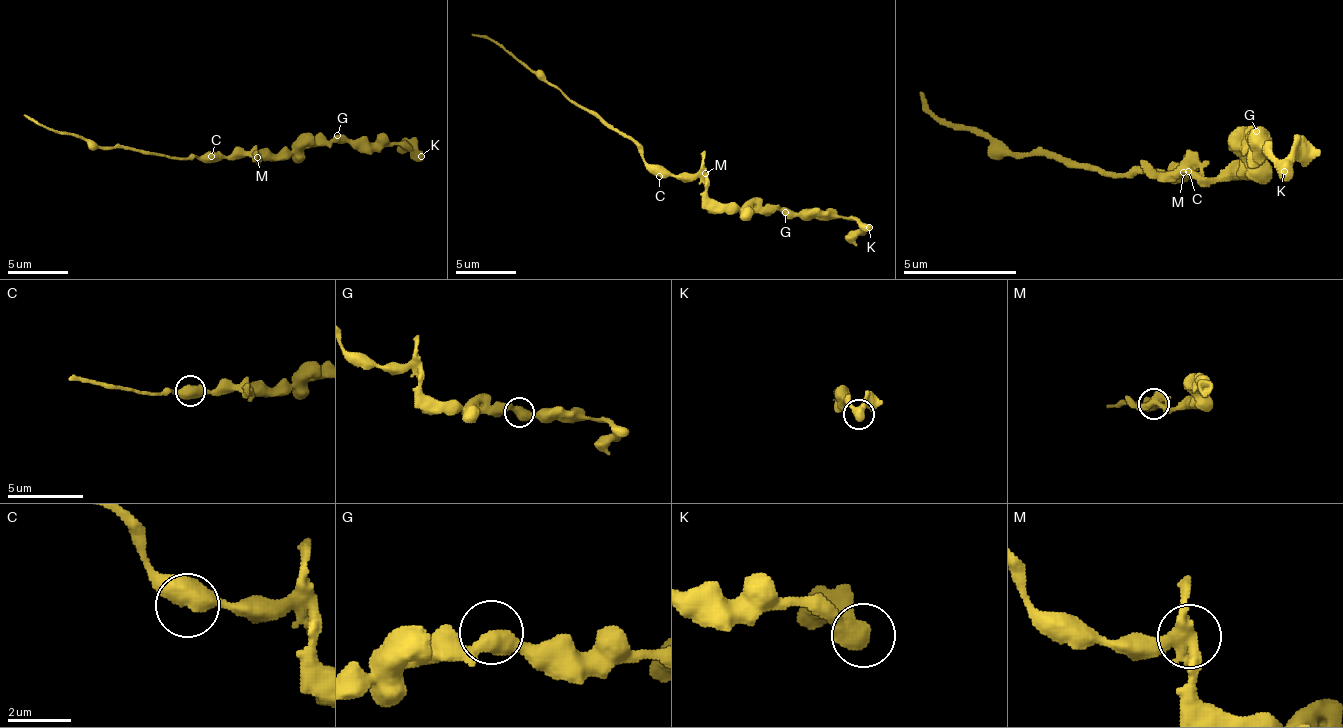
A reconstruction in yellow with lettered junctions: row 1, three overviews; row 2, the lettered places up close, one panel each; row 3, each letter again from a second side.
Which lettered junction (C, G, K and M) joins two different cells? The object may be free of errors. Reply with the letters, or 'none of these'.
none of these

